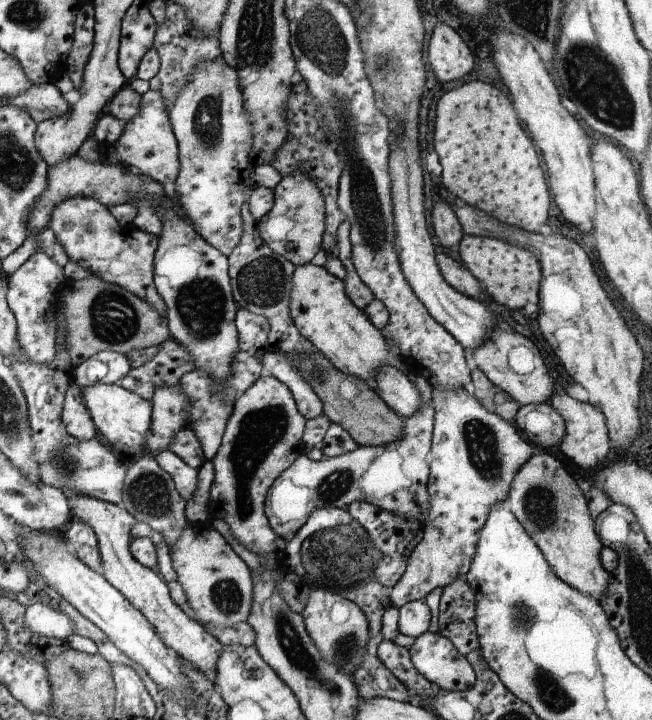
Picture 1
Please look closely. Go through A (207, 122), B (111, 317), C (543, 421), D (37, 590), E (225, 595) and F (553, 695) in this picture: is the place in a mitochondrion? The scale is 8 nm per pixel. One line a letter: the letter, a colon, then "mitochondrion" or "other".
A: mitochondrion
B: mitochondrion
C: other
D: other
E: mitochondrion
F: mitochondrion

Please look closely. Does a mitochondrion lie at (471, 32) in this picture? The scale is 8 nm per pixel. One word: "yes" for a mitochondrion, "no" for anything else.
no

